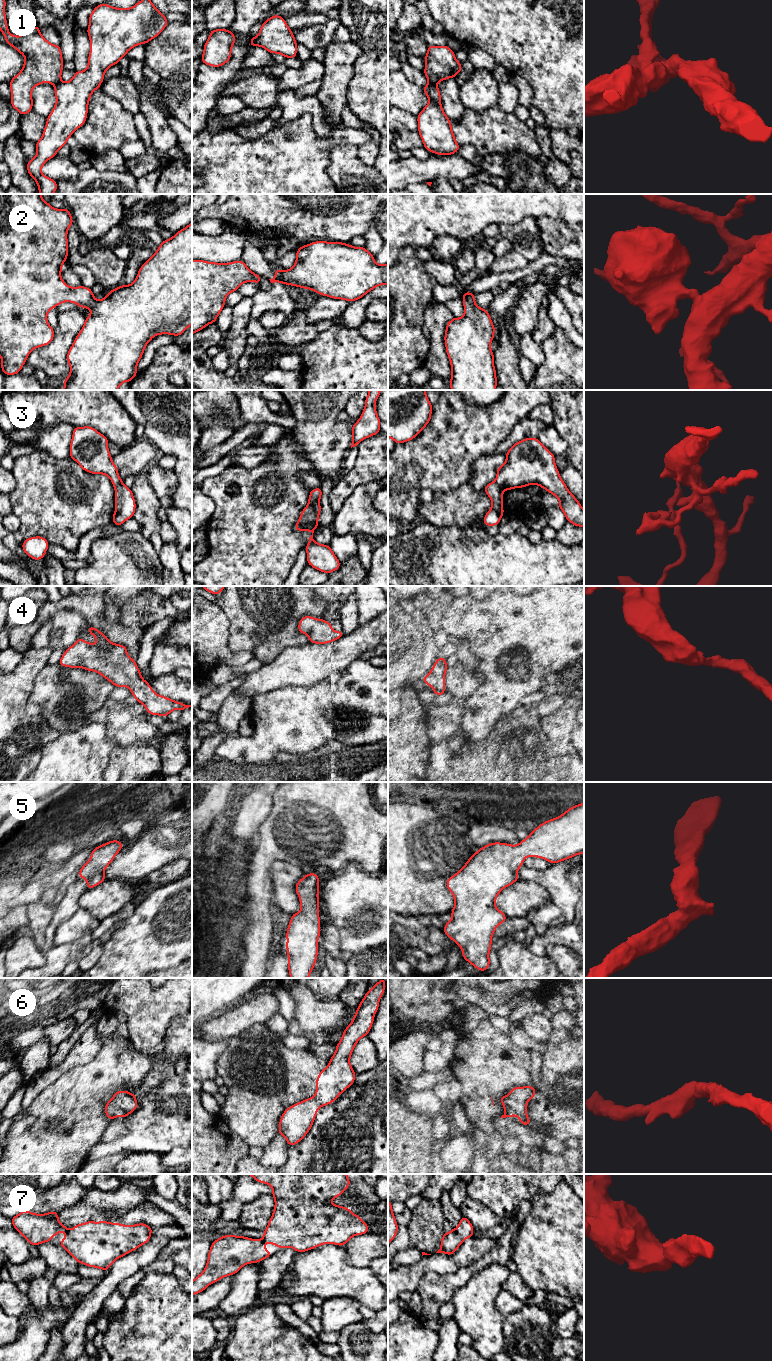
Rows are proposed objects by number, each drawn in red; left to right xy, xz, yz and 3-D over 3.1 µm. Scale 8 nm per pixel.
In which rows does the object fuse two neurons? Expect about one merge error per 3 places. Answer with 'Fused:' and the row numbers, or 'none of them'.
Fused: 1, 3

